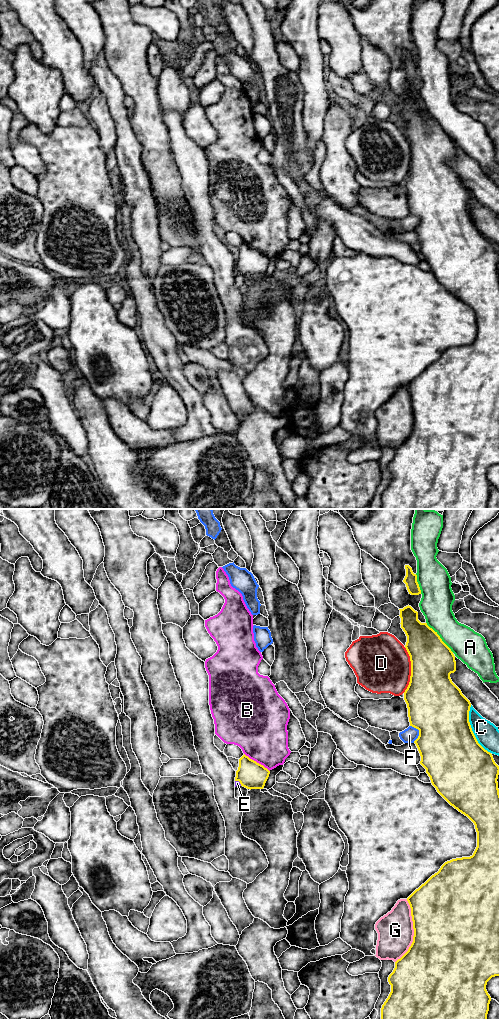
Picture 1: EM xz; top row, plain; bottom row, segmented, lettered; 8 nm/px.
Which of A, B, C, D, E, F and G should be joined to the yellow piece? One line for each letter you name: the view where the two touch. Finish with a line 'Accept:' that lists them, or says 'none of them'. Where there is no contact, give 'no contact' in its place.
E: meets yellow in xz
Accept: E

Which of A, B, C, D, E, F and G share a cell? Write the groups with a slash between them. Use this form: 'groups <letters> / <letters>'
groups A / B / C / D / E / F / G

